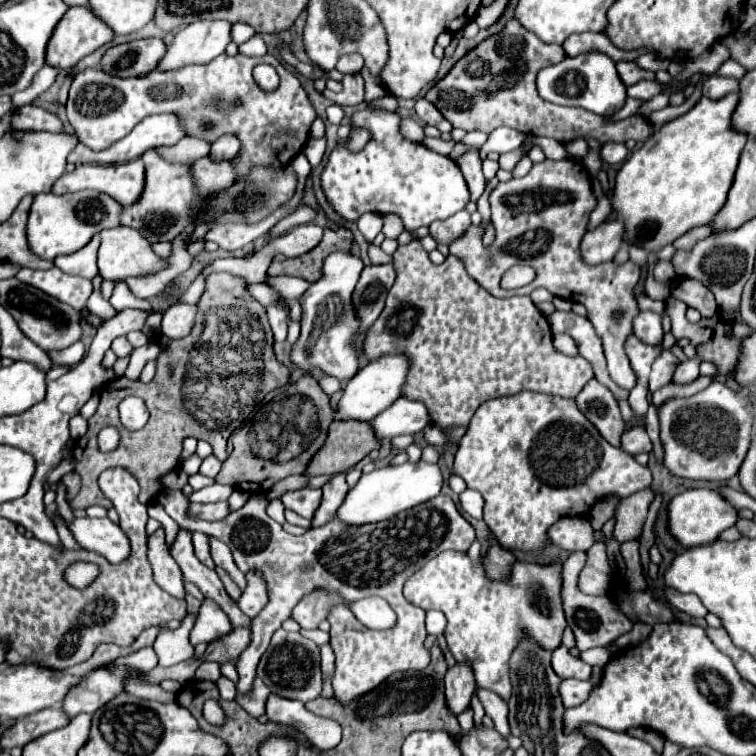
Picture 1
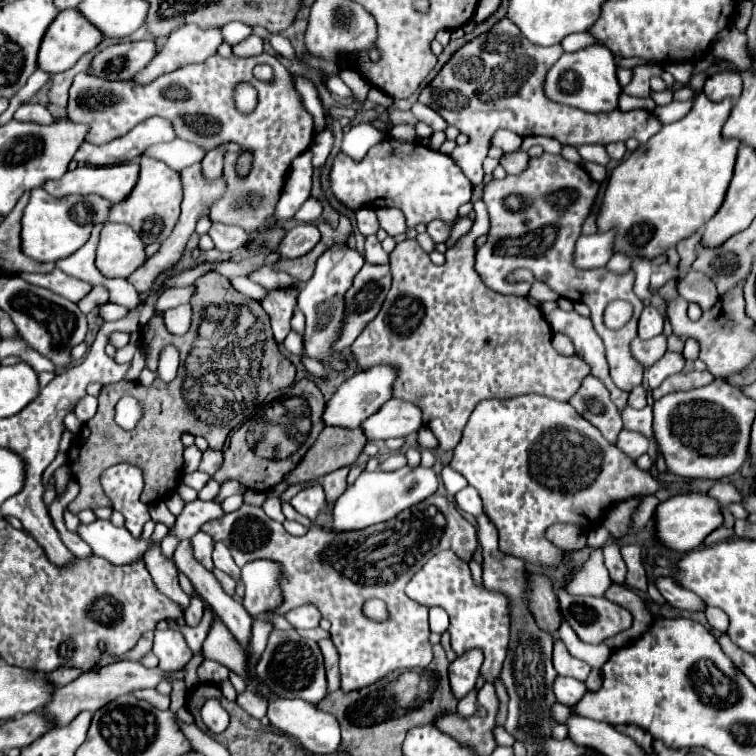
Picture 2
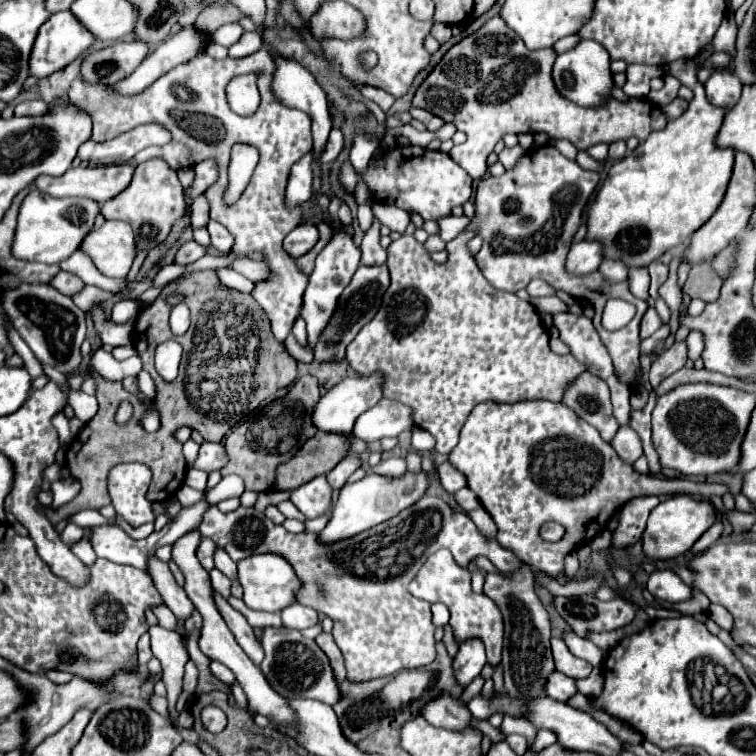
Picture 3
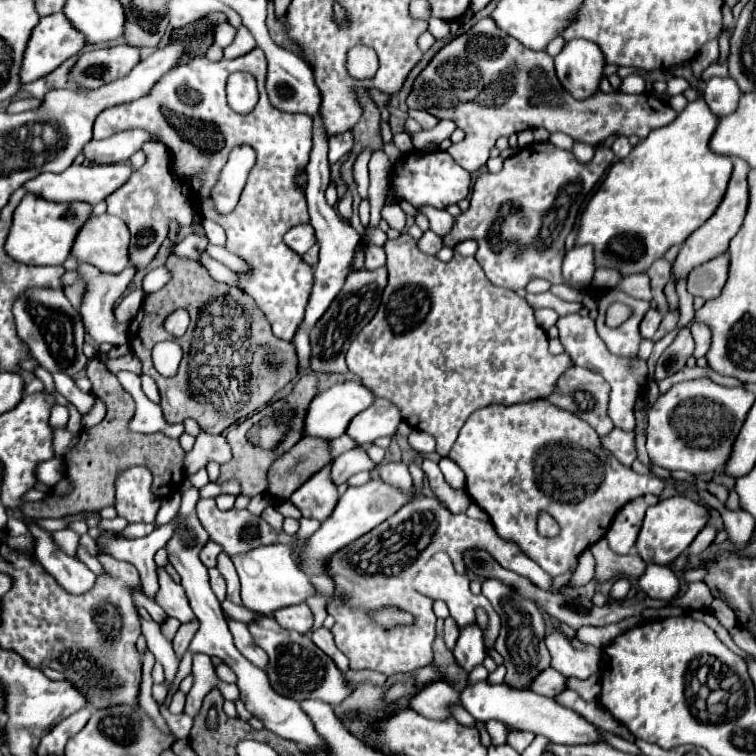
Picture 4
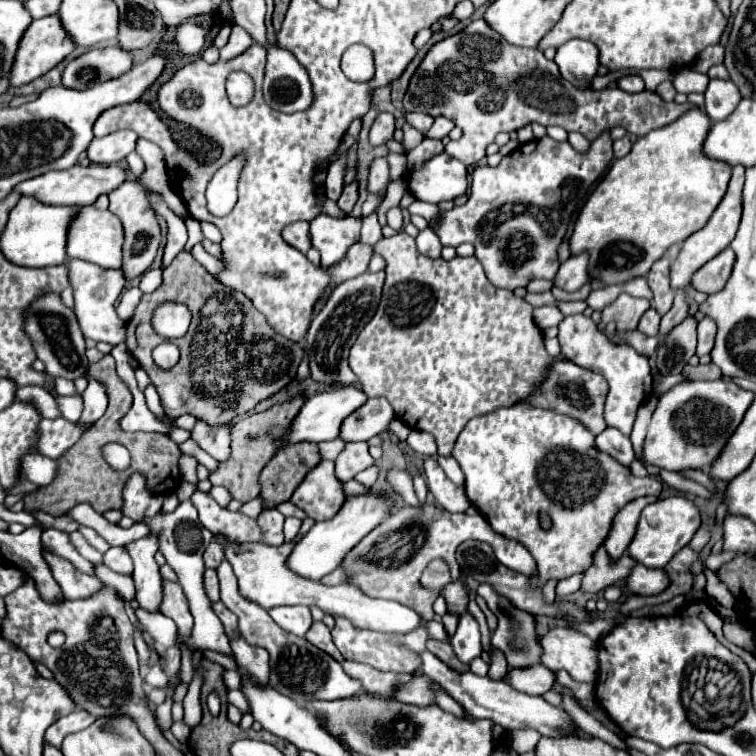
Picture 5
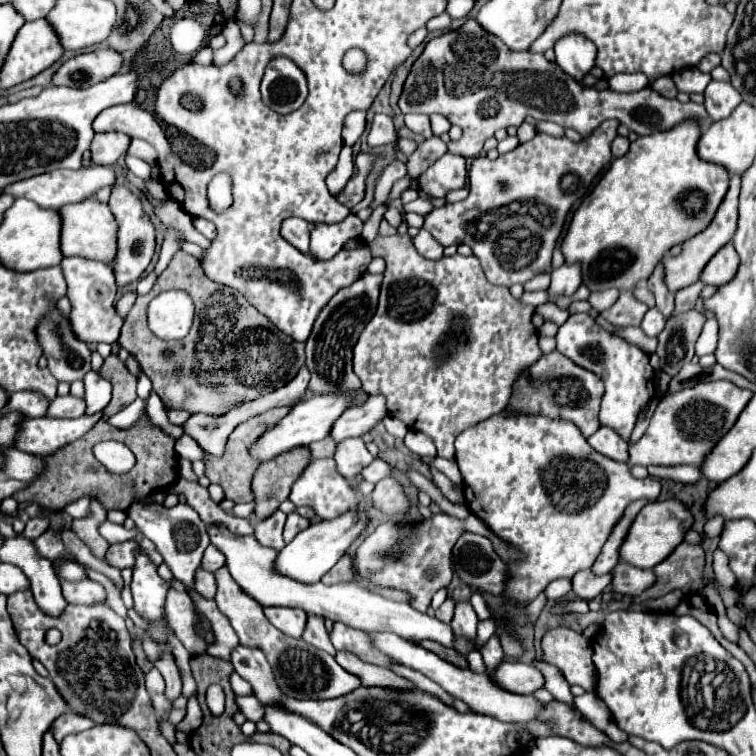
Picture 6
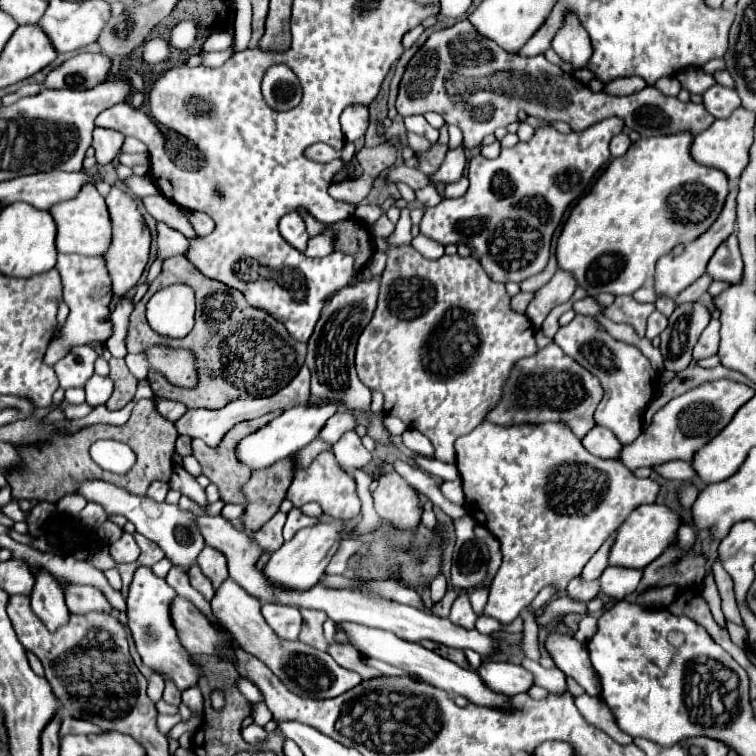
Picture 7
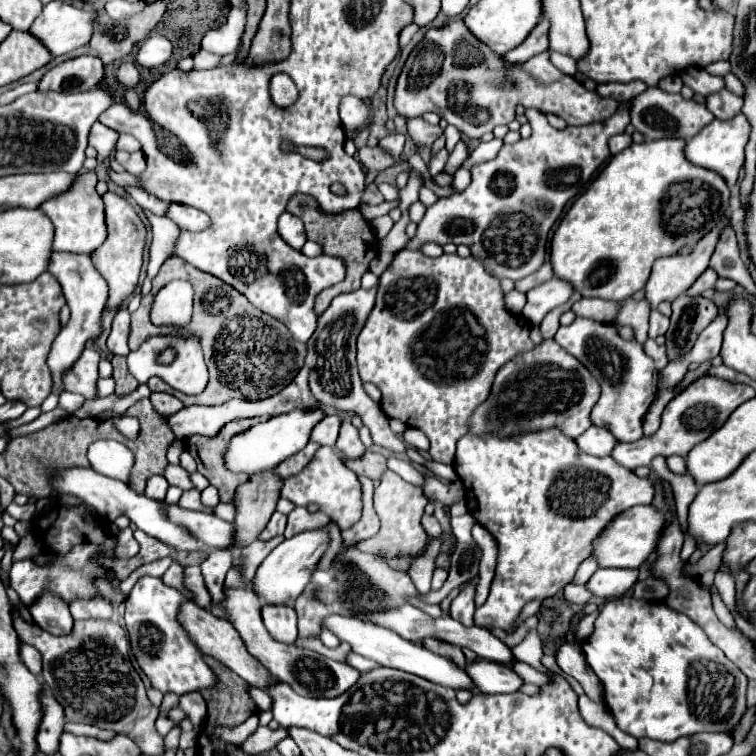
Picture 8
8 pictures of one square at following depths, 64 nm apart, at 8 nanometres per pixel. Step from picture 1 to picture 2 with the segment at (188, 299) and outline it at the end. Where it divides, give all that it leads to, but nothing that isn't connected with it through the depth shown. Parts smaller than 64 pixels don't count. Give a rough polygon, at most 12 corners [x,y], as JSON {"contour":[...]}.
{"contour":[[170,288],[158,298],[156,310],[166,312],[188,304],[192,288]]}

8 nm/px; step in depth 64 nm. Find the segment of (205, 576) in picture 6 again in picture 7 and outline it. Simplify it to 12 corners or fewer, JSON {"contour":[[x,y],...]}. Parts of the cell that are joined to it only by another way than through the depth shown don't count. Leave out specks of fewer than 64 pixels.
{"contour":[[194,564],[188,570],[190,584],[210,602],[214,598],[212,584]]}

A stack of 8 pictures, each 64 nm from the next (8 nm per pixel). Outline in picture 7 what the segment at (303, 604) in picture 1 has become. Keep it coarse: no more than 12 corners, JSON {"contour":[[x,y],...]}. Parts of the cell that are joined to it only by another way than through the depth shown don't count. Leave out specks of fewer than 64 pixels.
{"contour":[[266,602],[262,616],[278,638],[296,640],[296,606]]}

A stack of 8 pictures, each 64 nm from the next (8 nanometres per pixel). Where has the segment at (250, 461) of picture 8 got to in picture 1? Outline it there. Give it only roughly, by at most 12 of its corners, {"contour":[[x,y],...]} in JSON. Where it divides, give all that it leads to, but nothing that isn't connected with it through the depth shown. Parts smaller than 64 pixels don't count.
{"contour":[[404,356],[358,370],[342,390],[334,420],[370,422],[404,384]]}

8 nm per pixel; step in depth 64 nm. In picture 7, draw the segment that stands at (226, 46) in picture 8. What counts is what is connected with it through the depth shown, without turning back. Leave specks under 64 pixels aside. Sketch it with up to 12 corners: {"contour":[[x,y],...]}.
{"contour":[[228,30],[212,32],[204,50],[228,50],[234,36]]}

